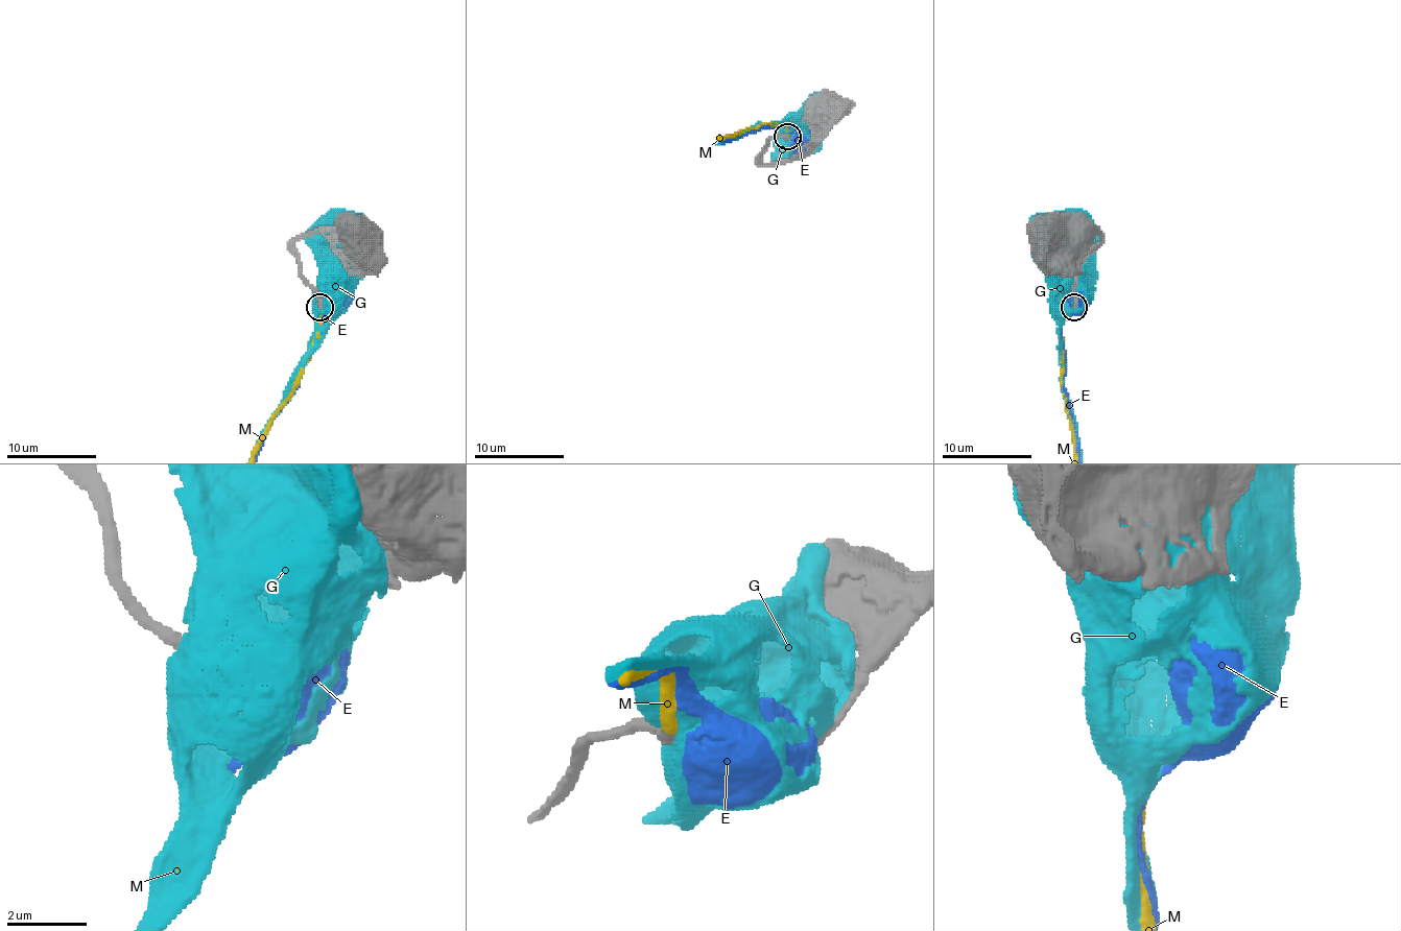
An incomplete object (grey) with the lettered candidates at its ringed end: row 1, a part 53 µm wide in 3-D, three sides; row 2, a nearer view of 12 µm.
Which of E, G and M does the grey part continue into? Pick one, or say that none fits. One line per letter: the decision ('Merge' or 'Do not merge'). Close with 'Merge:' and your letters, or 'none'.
E: Do not merge
G: Do not merge
M: Merge
Merge: M

